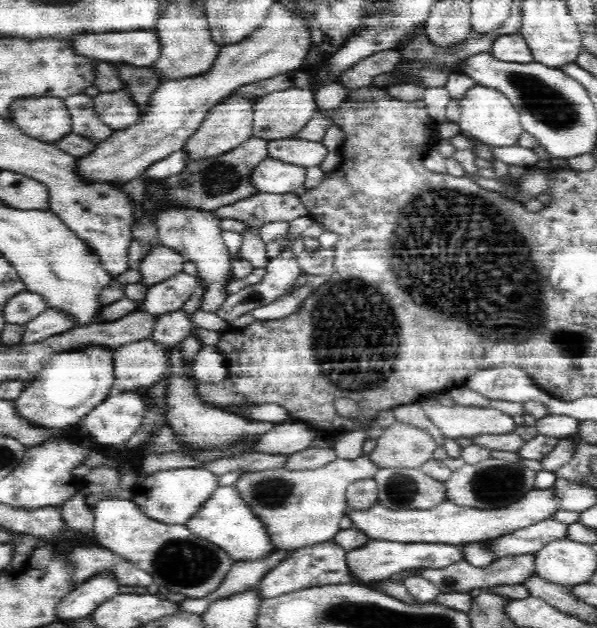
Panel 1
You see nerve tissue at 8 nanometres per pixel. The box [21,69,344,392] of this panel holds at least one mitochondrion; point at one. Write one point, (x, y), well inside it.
(219, 180)

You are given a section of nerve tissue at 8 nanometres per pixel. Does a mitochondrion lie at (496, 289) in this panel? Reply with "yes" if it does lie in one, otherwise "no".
yes

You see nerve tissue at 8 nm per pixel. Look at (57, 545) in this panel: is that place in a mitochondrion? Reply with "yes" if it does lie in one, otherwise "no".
no

